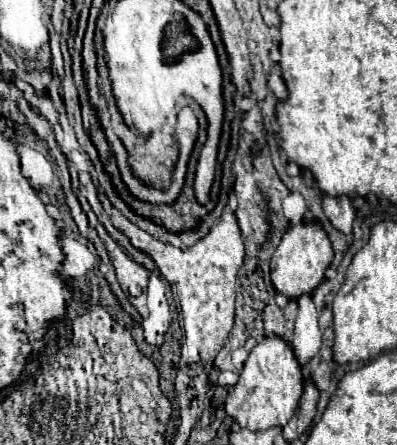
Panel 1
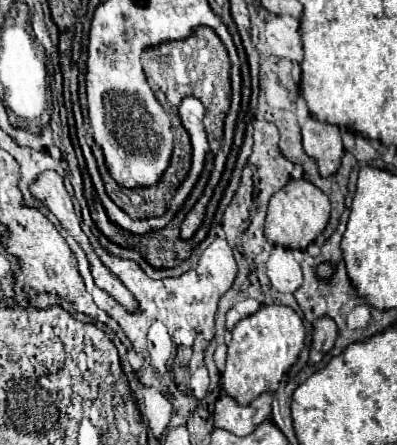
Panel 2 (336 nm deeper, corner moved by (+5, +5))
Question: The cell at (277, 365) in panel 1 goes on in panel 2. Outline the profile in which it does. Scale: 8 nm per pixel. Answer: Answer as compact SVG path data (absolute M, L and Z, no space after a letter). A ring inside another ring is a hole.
M262 305L256 313L240 319L232 329L222 389L242 405L248 405L264 391L276 391L282 377L298 359L304 347L304 335L300 315L286 305Z

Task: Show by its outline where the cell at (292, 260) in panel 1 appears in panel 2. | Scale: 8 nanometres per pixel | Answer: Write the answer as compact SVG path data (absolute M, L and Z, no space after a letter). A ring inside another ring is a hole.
M290 179L286 187L274 193L268 201L268 215L266 215L266 237L272 243L286 245L290 249L306 249L308 243L316 239L318 233L324 231L330 217L330 201L328 195L318 191L308 179Z

